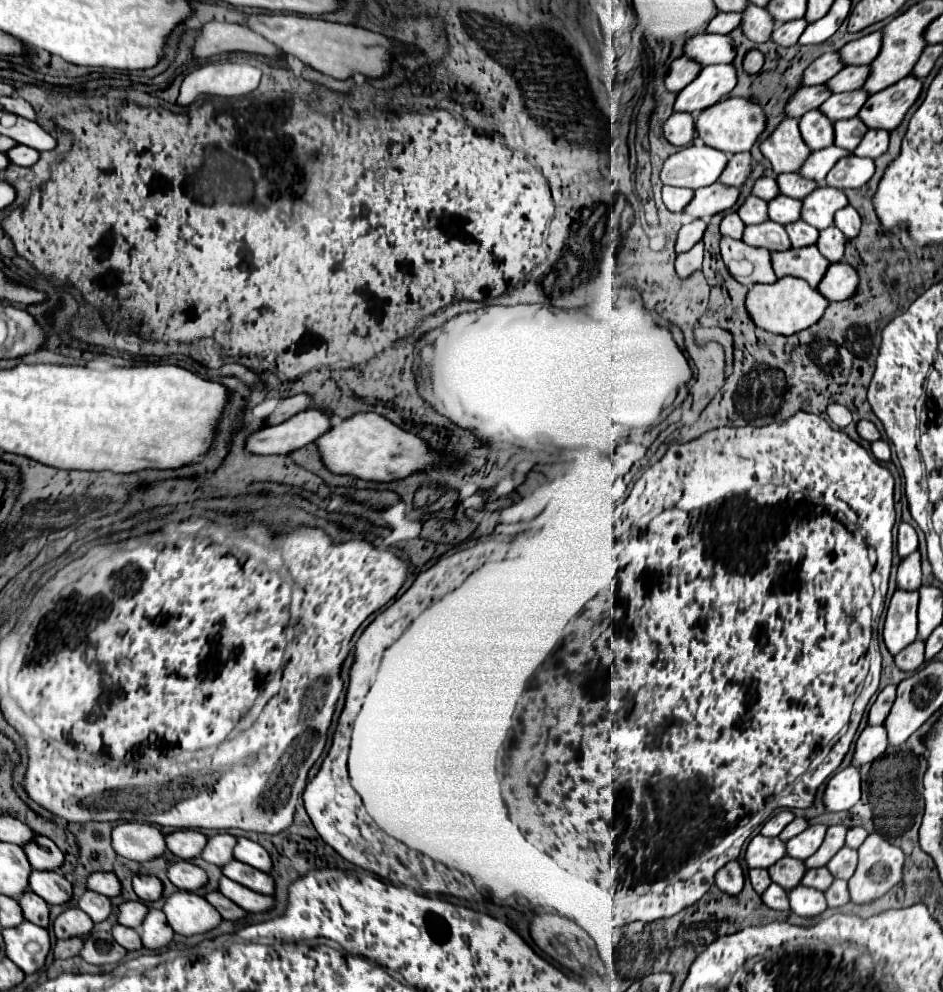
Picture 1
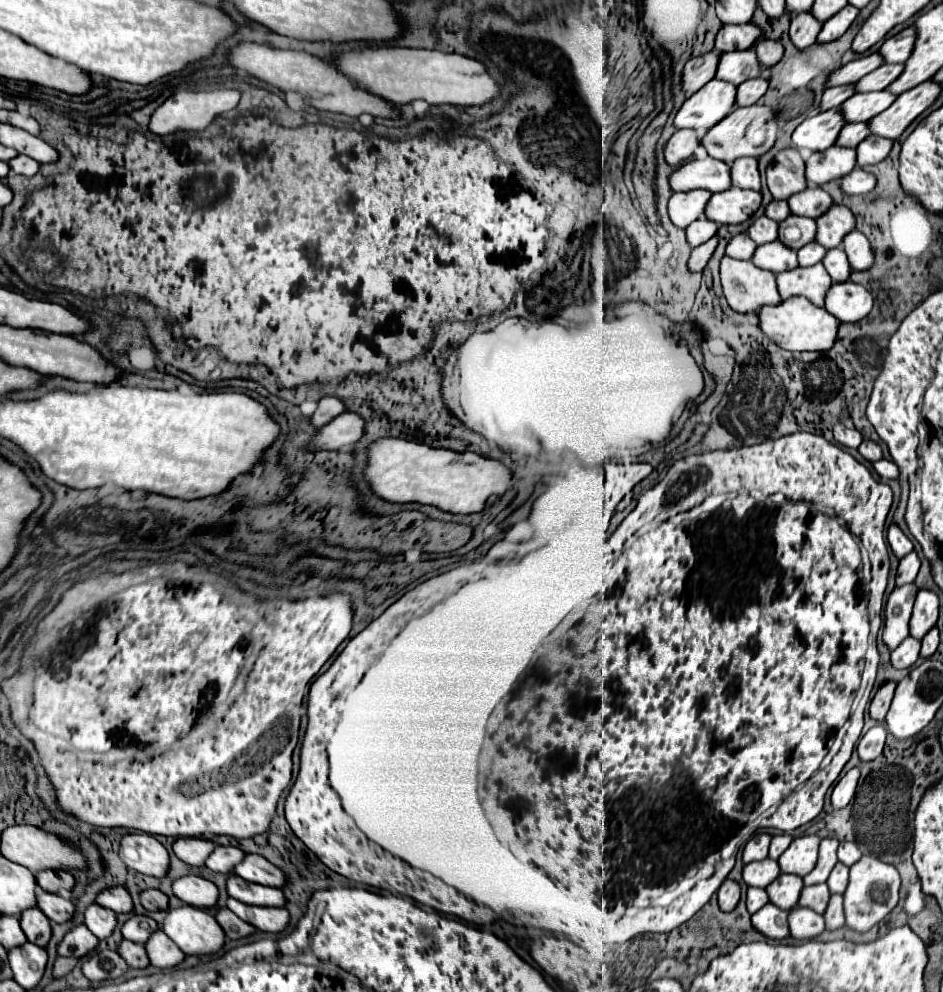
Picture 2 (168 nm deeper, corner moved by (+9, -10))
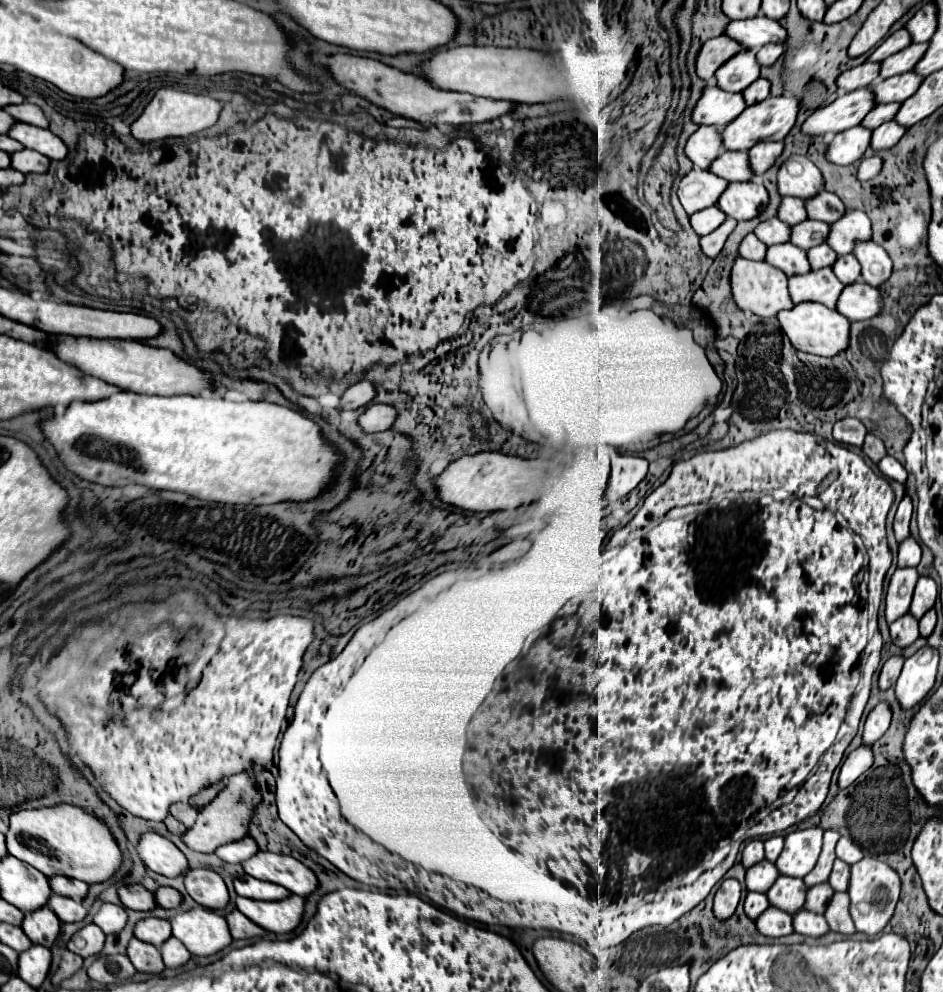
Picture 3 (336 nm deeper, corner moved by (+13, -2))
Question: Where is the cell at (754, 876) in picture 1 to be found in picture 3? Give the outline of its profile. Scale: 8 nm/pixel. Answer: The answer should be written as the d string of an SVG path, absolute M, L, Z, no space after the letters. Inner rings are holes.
M748 892L748 894L746 894L744 910L746 910L748 918L756 920L756 918L764 912L764 908L768 908L768 906L770 906L770 904L768 904L766 894L762 894L762 892Z

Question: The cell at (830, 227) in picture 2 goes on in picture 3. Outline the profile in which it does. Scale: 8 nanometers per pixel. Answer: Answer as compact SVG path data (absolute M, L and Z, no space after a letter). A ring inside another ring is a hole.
M846 210L840 220L832 222L826 242L842 256L852 252L856 240L868 240L870 236L870 218L862 210Z

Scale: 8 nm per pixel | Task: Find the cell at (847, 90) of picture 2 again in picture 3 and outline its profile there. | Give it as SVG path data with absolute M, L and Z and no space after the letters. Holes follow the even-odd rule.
M864 62L856 68L850 68L846 72L842 72L838 78L836 78L836 86L844 92L852 92L852 90L858 90L858 88L866 88L868 84L872 84L874 80L878 80L878 68L880 64L876 62Z

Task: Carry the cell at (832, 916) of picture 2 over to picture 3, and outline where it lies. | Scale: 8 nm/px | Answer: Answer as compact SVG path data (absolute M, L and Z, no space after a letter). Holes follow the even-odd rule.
M834 892L830 904L824 912L824 918L826 918L830 930L842 932L842 934L854 934L854 922L850 918L848 904L850 904L850 898L846 892Z

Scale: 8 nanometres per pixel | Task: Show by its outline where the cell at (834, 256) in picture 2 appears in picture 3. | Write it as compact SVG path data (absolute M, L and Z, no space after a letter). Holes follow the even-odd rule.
M844 254L836 258L836 262L832 264L832 272L842 284L852 284L860 278L860 264L854 254Z

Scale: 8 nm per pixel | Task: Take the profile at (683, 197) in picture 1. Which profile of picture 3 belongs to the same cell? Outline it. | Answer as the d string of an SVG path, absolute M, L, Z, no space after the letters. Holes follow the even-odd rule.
M694 168L680 180L678 198L686 214L692 216L694 212L716 204L716 198L720 198L726 186L728 182L724 182L724 178L716 178L714 174L708 174L706 170Z

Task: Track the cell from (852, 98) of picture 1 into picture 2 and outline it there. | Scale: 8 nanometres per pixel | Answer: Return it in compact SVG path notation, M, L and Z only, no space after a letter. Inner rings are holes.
M888 90L882 92L864 92L864 94L854 94L848 98L840 108L844 110L844 116L848 122L866 122L872 120L876 114L892 106L896 100L896 94L888 94Z

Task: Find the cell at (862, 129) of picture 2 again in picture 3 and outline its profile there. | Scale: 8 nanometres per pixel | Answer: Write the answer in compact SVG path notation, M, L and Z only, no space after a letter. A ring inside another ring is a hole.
M896 102L896 104L880 104L880 106L874 106L874 108L866 114L866 118L860 122L860 126L862 126L862 128L868 128L868 130L874 130L876 126L880 126L880 124L892 120L894 114L896 114L896 110L898 110L898 106L900 106L900 102Z

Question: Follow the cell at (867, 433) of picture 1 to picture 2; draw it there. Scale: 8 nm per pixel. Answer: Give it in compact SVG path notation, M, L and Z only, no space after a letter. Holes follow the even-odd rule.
M864 440L864 442L860 444L858 452L860 452L868 462L882 460L882 450L880 450L880 446L878 446L876 442L872 442L872 440Z

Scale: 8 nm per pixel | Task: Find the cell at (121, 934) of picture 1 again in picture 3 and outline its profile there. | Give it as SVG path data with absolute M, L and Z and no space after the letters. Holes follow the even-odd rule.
M132 938L128 944L128 958L134 964L134 968L138 972L146 972L146 974L160 974L164 970L164 962L160 958L160 952L156 946L142 942L138 938Z

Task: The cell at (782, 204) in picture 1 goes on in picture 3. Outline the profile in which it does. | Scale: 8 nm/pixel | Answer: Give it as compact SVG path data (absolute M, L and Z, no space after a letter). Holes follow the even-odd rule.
M810 218L794 224L790 230L790 242L802 250L808 250L820 242L826 242L826 236L828 236L828 224L820 220L810 220Z

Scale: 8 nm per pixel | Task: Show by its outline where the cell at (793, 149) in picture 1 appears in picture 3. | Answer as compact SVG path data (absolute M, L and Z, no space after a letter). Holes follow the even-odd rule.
M792 156L780 166L776 186L780 196L812 198L822 186L822 174L806 156Z

